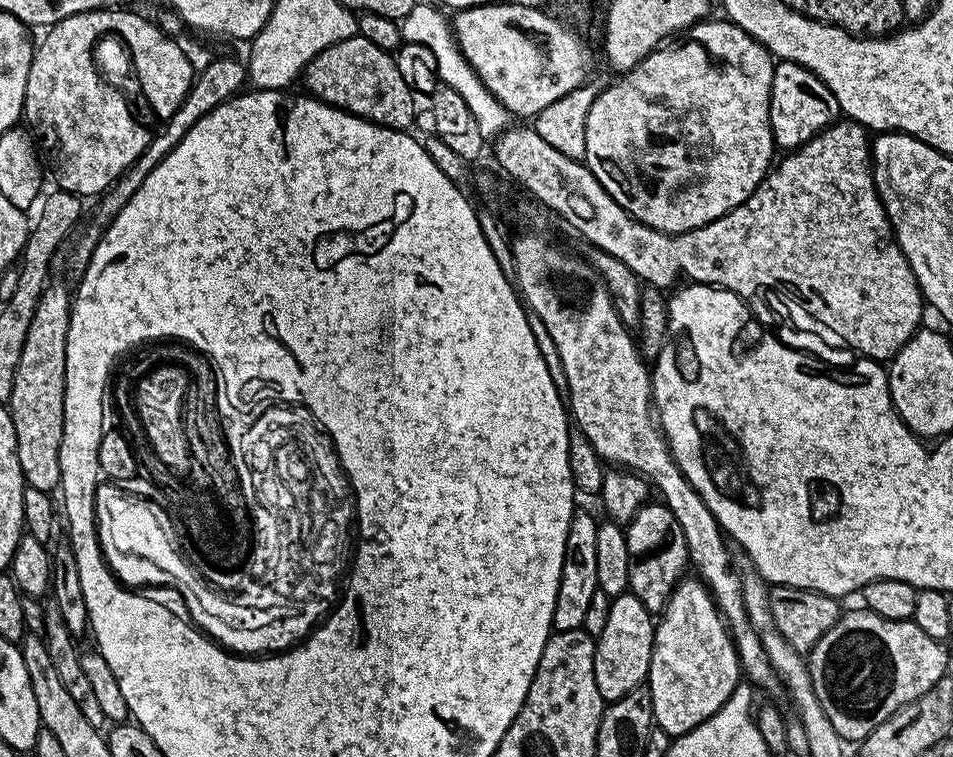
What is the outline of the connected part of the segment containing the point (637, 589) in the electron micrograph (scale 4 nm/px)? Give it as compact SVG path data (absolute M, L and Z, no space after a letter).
M652 502L641 508L632 520L627 521L624 537L630 562L628 591L639 598L648 612L659 614L664 611L677 584L685 579L687 572L684 571L689 571L686 534L682 534L678 518L670 514L663 502Z

